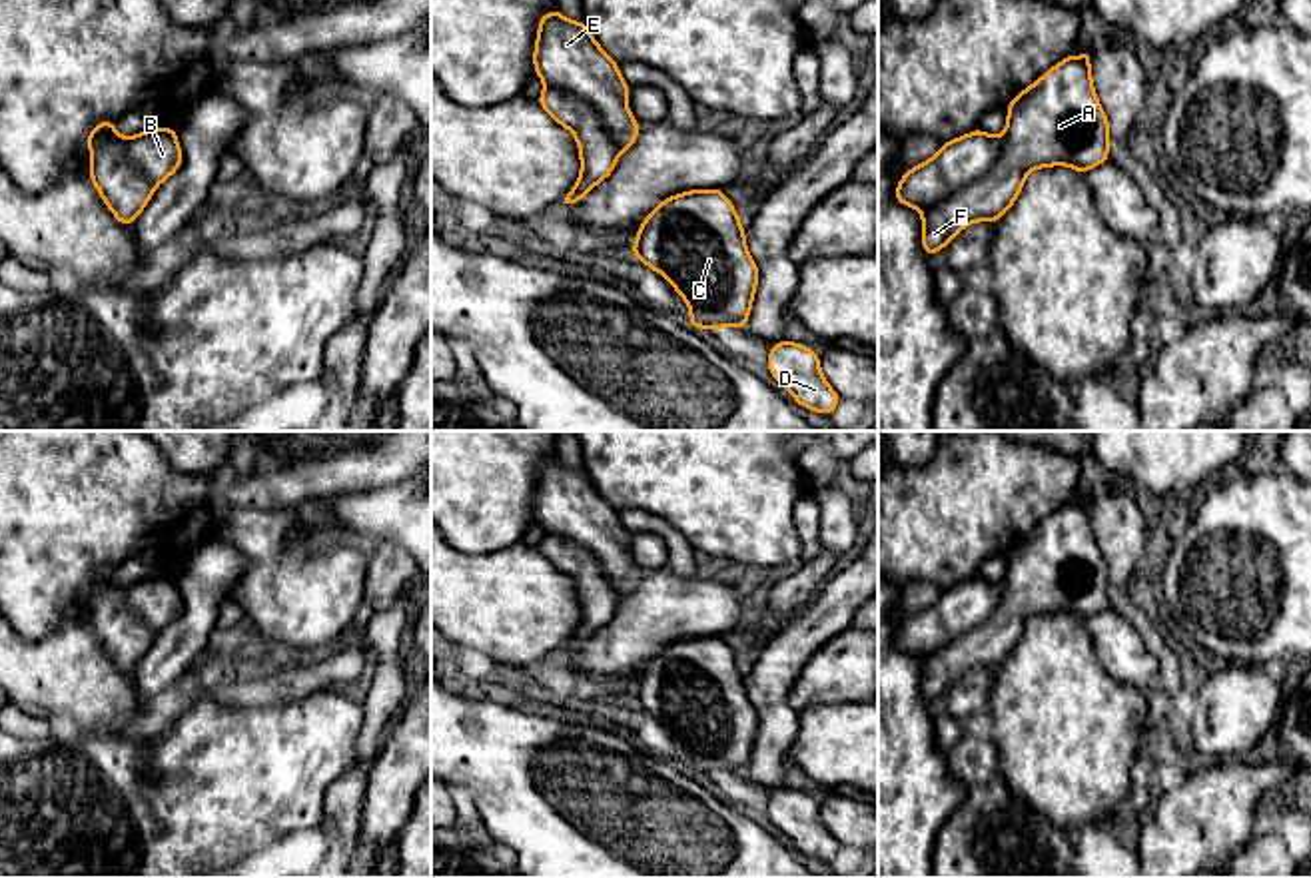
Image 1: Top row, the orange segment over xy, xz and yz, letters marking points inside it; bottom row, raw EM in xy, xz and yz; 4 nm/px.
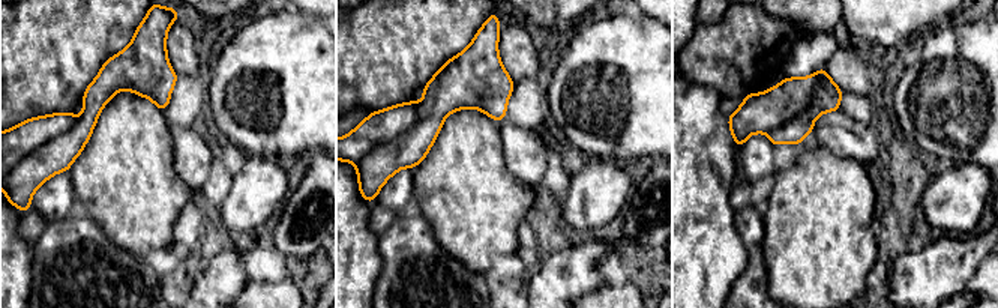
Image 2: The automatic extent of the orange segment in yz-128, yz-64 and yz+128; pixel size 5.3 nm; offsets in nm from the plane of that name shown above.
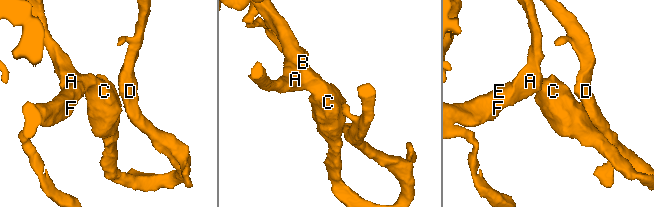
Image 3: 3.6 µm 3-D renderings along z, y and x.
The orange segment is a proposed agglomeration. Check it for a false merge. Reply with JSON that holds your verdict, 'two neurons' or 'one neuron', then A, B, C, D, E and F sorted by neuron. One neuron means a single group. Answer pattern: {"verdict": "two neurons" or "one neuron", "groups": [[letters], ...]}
{"verdict": "one neuron", "groups": [["A", "B", "C", "D", "E", "F"]]}

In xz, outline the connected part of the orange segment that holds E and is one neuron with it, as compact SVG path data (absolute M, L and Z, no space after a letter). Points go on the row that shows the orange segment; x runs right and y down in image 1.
M557 8L539 20L533 64L547 84L537 102L577 138L581 176L563 202L577 204L613 174L619 154L629 150L641 132L627 106L631 86L621 78L619 64L595 42L585 20L571 22Z

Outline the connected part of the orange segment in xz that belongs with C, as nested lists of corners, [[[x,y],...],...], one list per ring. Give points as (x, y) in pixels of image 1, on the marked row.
[[[722,190],[666,198],[641,223],[631,253],[664,275],[688,303],[688,327],[746,329],[760,271]]]

